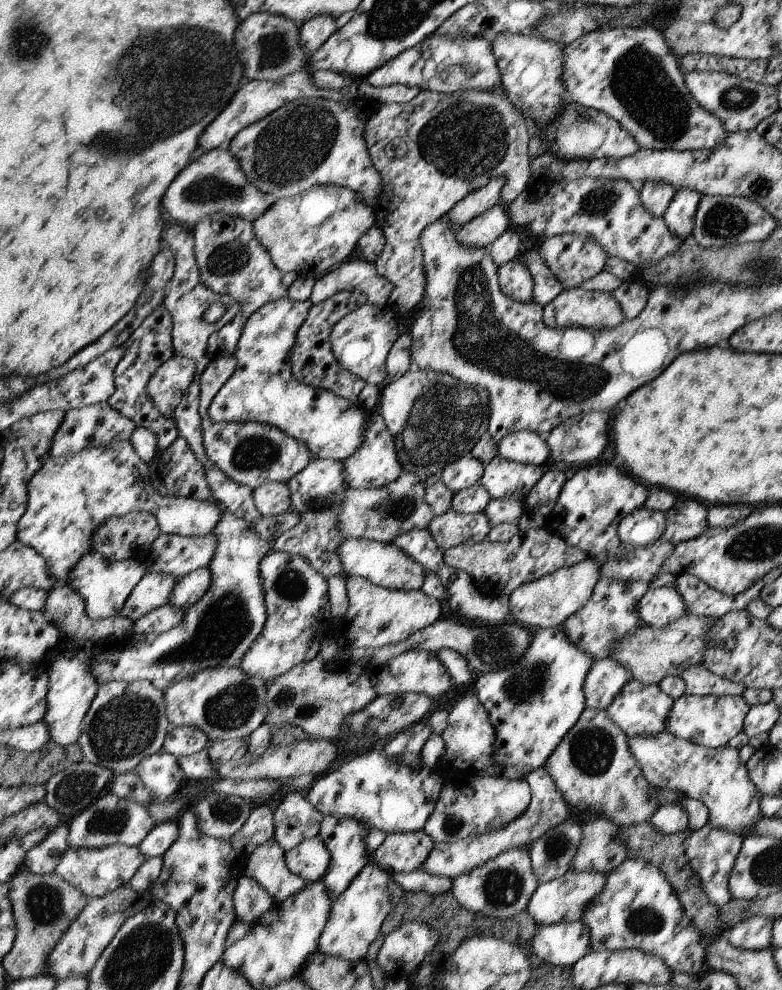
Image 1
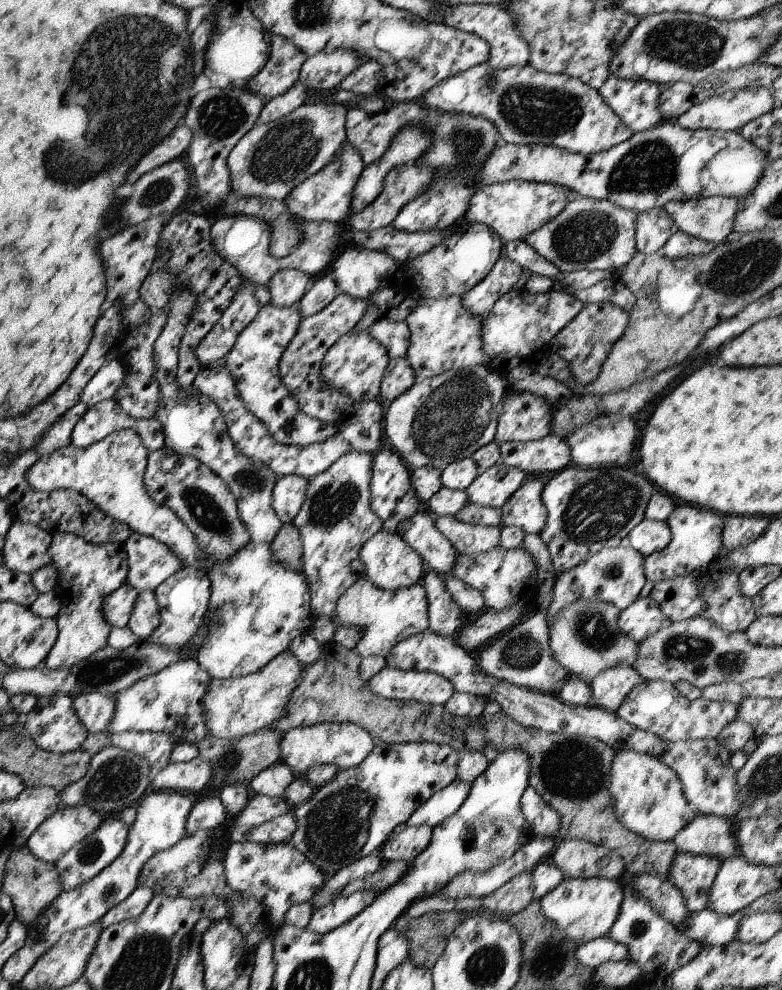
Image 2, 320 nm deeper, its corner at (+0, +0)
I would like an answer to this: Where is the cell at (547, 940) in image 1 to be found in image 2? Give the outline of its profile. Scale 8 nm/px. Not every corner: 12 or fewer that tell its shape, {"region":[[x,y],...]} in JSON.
{"region":[[598,937],[579,945],[576,958],[590,969],[625,961],[624,943]]}

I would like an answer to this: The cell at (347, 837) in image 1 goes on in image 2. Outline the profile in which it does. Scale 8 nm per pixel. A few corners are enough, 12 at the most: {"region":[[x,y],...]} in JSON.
{"region":[[377,742],[293,808],[326,874],[379,853],[461,753]]}

